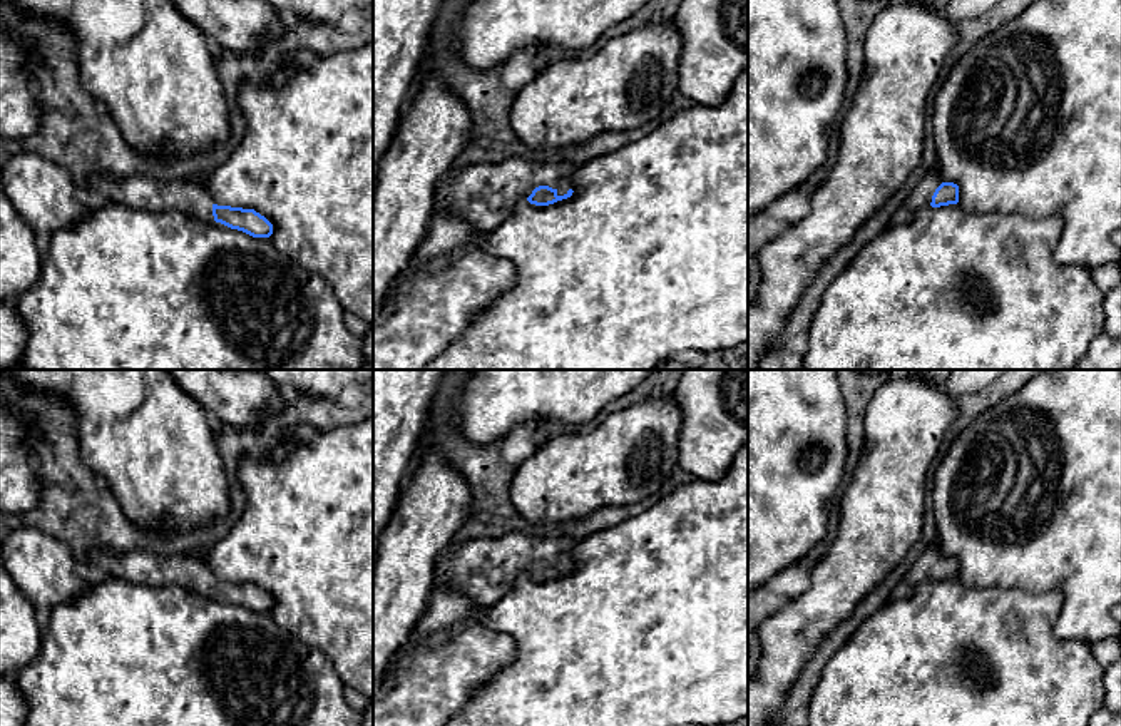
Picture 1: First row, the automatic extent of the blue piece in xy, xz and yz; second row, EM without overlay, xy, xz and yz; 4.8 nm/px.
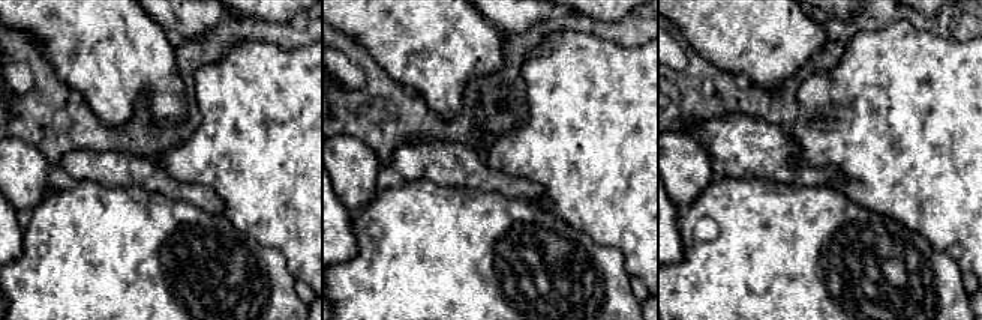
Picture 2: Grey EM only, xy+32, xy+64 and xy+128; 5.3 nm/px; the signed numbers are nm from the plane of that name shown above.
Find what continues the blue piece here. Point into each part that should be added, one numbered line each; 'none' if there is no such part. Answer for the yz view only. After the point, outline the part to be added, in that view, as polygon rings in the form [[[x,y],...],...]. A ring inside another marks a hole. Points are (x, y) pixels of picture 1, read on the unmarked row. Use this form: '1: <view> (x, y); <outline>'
1: yz (921, 571); [[[937,540],[925,549],[910,570],[895,585],[890,599],[902,599],[915,591],[922,582],[929,582],[935,564],[942,559]]]

